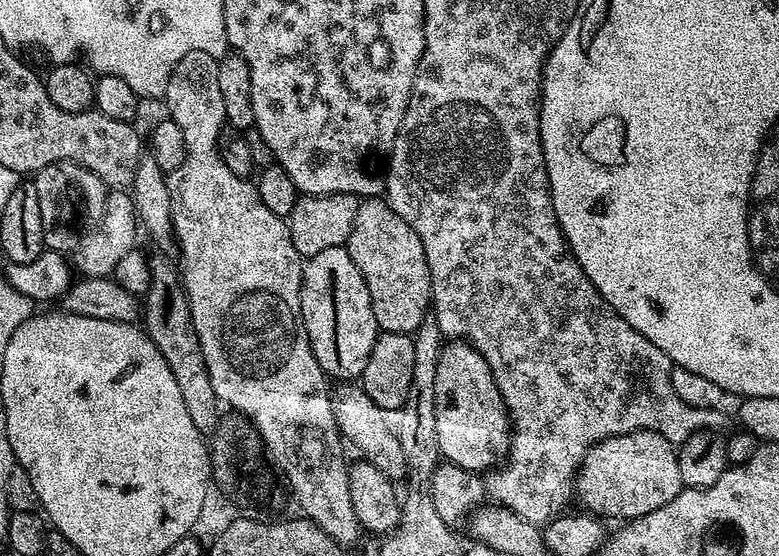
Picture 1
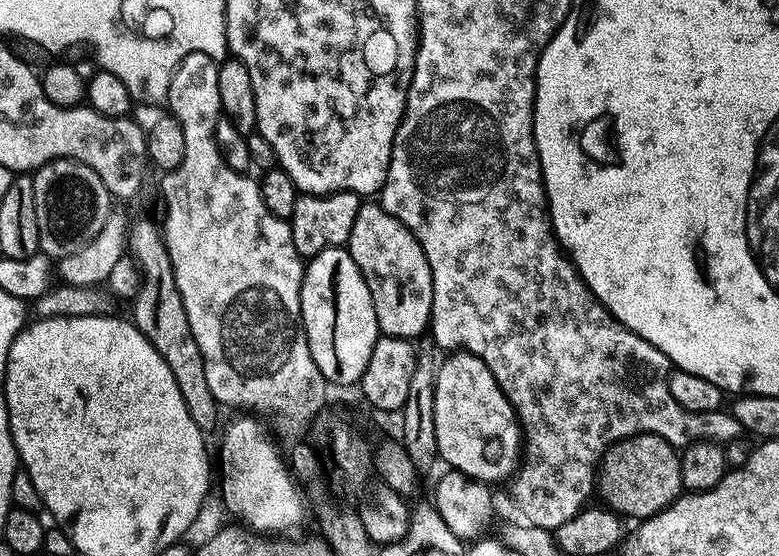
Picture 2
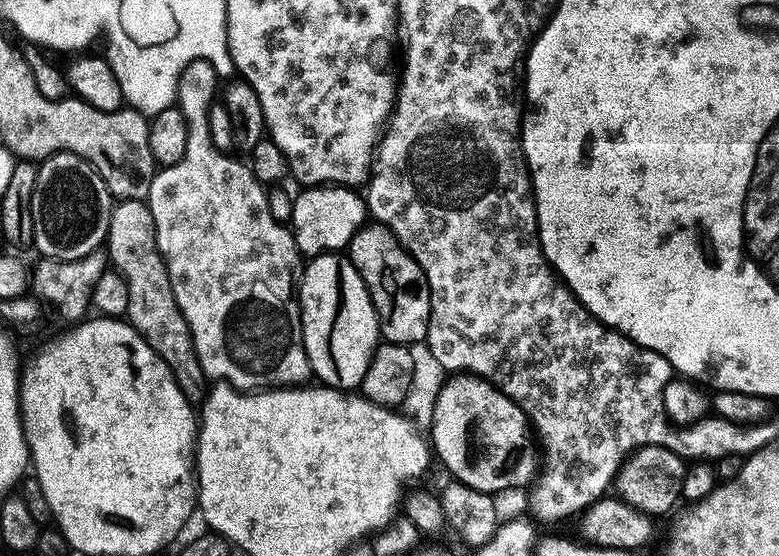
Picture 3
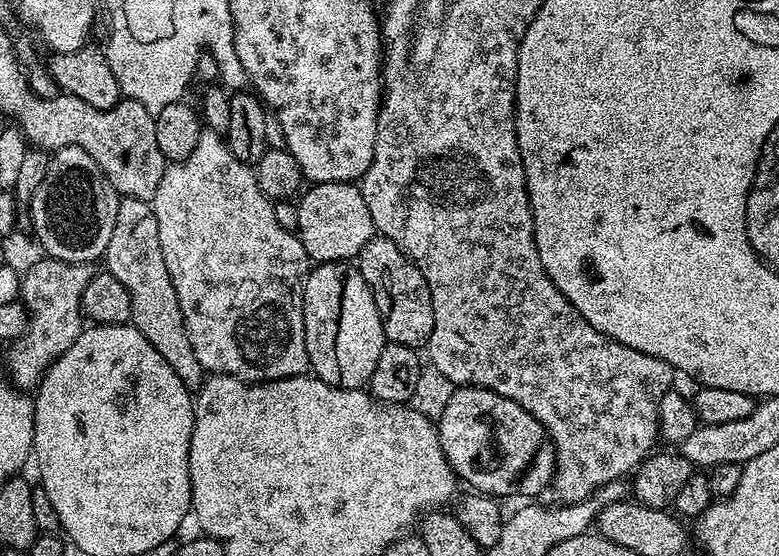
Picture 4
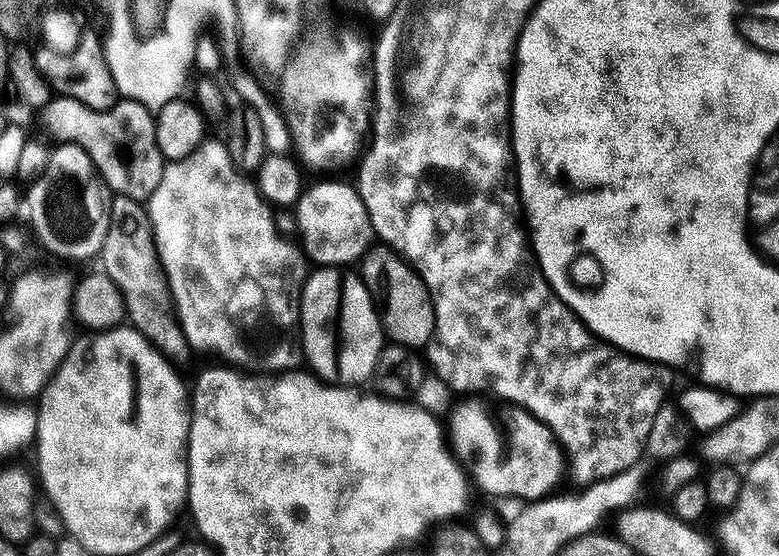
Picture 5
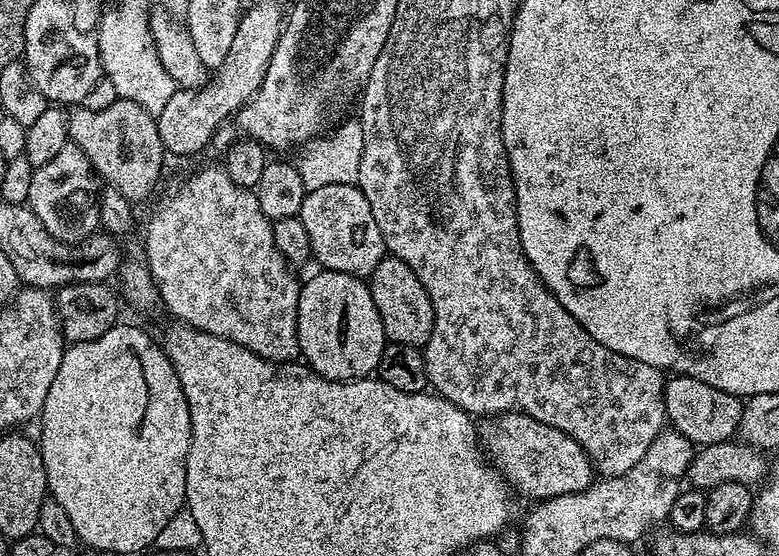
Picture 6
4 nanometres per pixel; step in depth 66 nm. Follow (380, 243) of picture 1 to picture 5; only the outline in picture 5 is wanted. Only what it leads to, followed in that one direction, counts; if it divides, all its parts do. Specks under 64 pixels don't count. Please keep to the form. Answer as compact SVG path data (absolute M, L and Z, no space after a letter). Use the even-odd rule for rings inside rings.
M387 246L373 247L364 257L362 267L362 279L380 314L380 325L384 328L385 337L391 343L400 344L404 348L423 349L432 341L436 319L430 290L426 290L420 275L400 253Z

